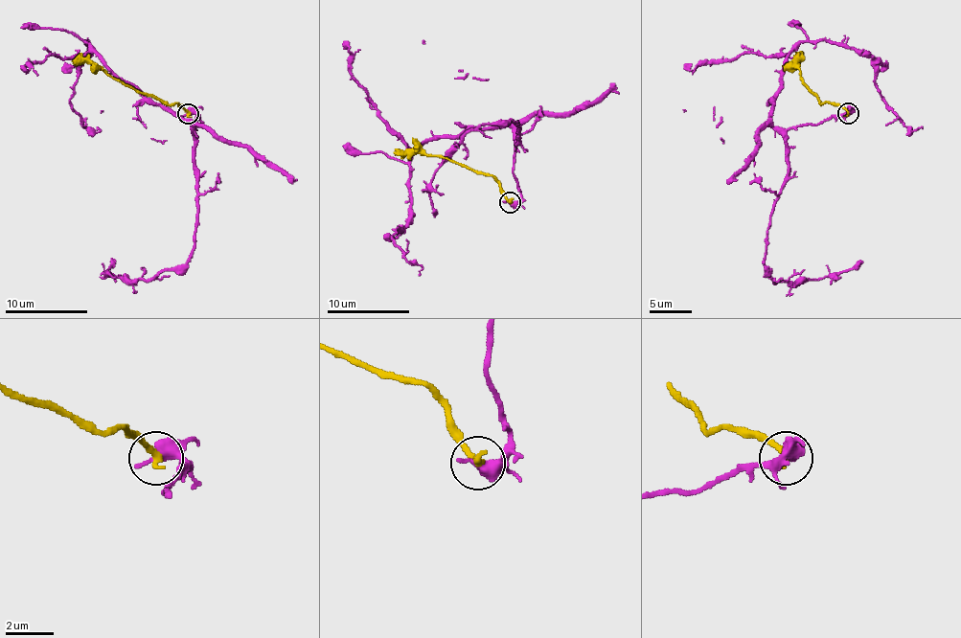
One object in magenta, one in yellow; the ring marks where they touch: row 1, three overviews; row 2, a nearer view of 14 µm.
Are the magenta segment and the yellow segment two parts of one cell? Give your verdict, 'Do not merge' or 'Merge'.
Do not merge

